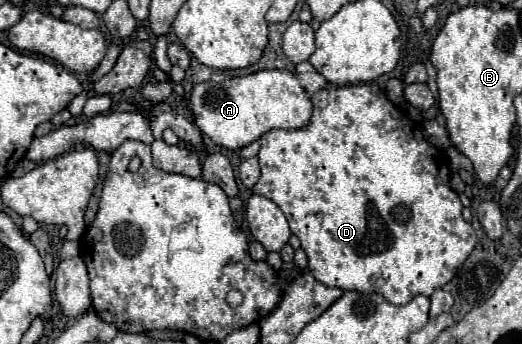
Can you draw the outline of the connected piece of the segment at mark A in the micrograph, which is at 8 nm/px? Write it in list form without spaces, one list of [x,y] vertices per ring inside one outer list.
[[[260,70],[224,82],[196,84],[190,92],[188,106],[200,132],[214,144],[228,150],[240,150],[274,128],[292,130],[306,126],[312,116],[312,102],[308,94],[300,86],[298,78],[288,70]]]

